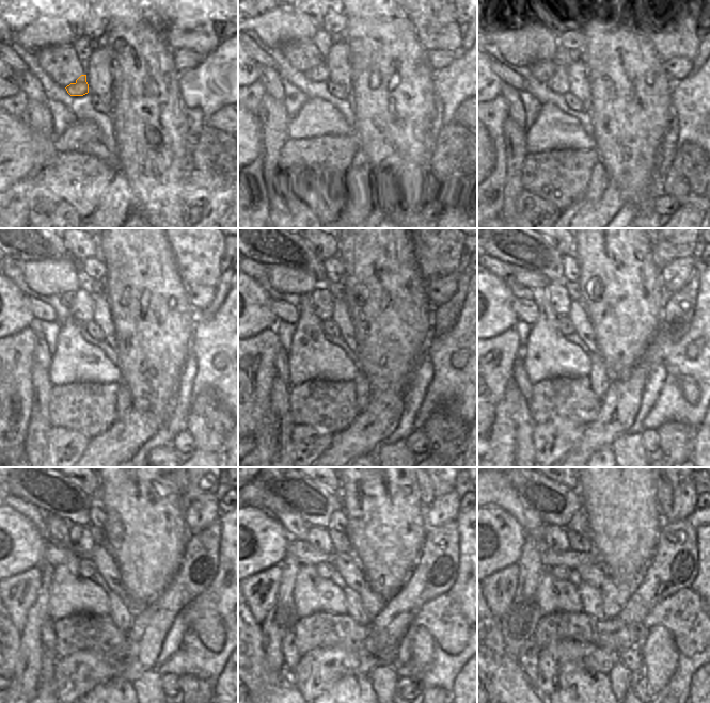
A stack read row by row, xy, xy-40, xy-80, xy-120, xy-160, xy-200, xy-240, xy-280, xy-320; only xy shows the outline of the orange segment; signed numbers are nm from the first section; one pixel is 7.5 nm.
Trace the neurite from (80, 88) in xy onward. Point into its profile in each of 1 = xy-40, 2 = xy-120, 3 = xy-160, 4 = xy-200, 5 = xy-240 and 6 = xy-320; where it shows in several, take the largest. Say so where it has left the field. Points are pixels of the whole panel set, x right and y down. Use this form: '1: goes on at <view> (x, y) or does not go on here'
1: goes on at xy-40 (318, 76)
2: goes on at xy-120 (81, 303)
3: goes on at xy-160 (322, 302)
4: goes on at xy-200 (559, 299)
5: goes on at xy-240 (82, 543)
6: goes on at xy-320 (555, 538)

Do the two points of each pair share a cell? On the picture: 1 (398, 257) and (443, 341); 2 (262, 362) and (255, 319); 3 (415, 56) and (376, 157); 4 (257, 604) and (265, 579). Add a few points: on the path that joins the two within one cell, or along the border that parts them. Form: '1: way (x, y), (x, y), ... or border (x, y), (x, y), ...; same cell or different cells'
1: border (435, 337), (427, 355); different cells
2: border (273, 328), (267, 328), (249, 337); different cells
3: way (399, 81), (397, 100), (391, 113), (391, 131); same cell
4: way (254, 596), (251, 593), (251, 588), (257, 580); same cell

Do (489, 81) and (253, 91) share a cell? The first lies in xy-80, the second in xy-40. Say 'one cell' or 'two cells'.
two cells

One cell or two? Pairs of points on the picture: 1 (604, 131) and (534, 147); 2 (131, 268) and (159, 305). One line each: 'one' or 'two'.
1: two
2: one

